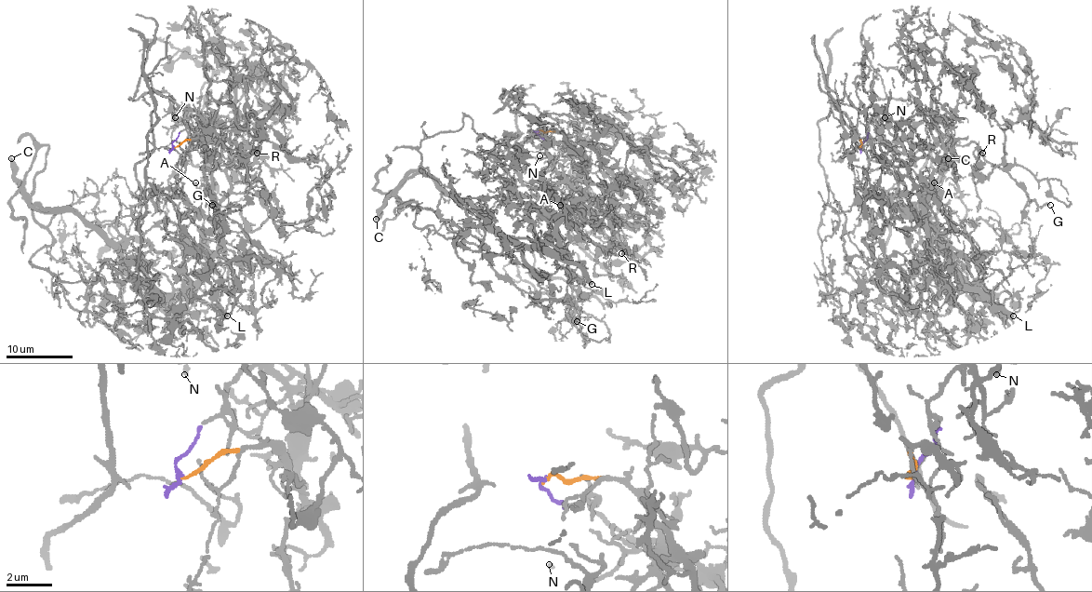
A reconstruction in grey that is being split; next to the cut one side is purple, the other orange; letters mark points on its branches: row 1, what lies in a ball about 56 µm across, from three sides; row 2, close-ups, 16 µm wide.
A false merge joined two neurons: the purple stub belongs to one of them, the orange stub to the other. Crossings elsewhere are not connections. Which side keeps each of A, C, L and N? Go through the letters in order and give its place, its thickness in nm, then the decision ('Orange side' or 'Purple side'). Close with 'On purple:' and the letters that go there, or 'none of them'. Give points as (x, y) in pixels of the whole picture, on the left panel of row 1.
A: Place: (195, 182). Thickness 220 nm. Orange side
C: Place: (11, 158). Thickness 400 nm. Orange side
L: Place: (227, 316). Thickness 340 nm. Orange side
N: Place: (175, 117). Thickness 150 nm. Purple side
On purple: N

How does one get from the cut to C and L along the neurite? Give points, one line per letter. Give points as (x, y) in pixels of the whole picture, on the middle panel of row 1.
C: (538, 130), (580, 159), (582, 198), (554, 251), (518, 249), (430, 177), (412, 174), (376, 219)
L: (538, 130), (563, 134), (580, 159), (578, 179), (582, 198), (558, 223), (558, 251), (592, 285)

